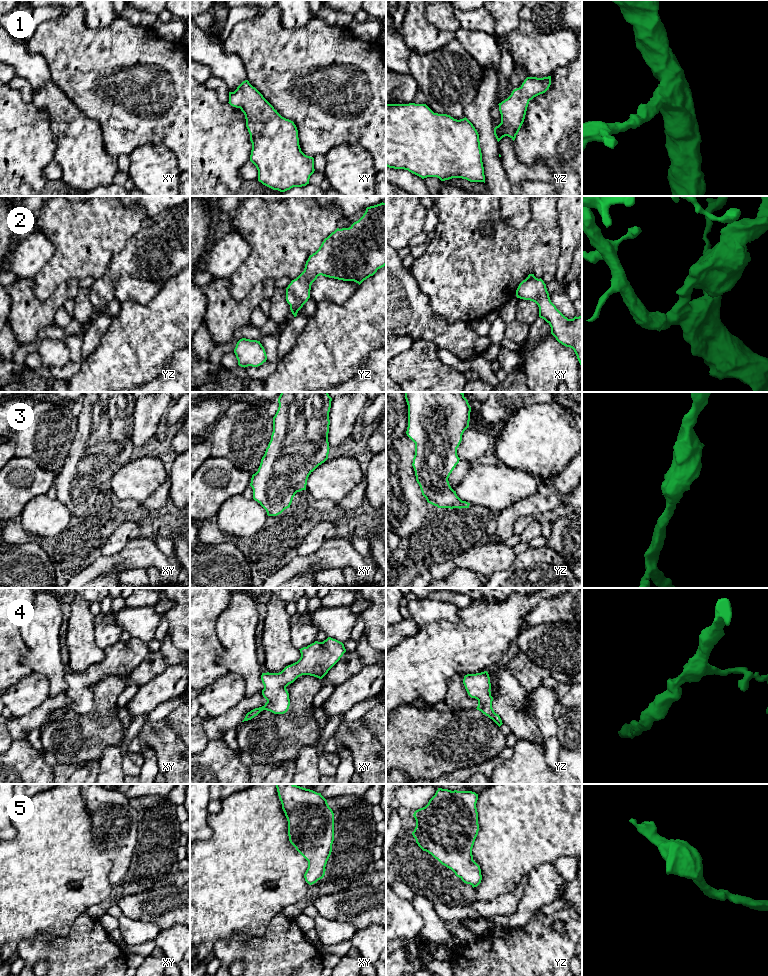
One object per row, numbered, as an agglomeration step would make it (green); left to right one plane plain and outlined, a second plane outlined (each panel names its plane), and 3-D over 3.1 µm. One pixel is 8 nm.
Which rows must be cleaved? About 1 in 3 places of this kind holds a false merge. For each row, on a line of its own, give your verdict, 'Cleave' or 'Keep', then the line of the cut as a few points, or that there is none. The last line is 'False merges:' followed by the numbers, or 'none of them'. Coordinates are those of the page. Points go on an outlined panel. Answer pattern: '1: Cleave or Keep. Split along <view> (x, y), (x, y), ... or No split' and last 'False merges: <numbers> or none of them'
1: Keep. No split
2: Keep. No split
3: Keep. No split
4: Keep. No split
5: Keep. No split
False merges: none of them

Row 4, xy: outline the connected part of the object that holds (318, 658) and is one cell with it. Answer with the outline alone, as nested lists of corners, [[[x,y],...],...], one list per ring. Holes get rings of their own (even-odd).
[[[331,637],[323,642],[315,641],[299,650],[300,659],[286,666],[281,672],[262,673],[261,680],[264,685],[262,695],[267,702],[264,706],[248,712],[242,722],[251,720],[263,710],[274,714],[286,713],[290,706],[286,687],[302,675],[322,679],[346,652],[344,644]]]

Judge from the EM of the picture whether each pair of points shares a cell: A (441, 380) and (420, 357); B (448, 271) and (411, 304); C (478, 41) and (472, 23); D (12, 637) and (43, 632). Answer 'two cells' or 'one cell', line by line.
A: one cell
B: two cells
C: two cells
D: two cells

